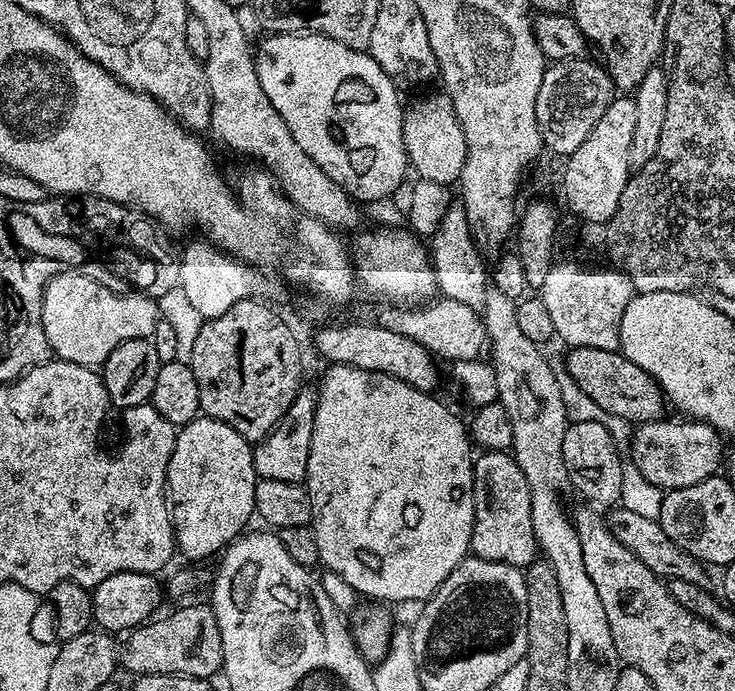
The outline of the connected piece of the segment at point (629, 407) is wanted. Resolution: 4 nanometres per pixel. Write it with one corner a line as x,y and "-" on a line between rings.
582,346
569,347
566,353
568,357
564,356
562,361
570,378
582,391
592,396
594,402
606,413
629,420
636,426
661,419
665,415
664,389
649,372
642,370
642,366
630,362
630,358
626,358
623,352

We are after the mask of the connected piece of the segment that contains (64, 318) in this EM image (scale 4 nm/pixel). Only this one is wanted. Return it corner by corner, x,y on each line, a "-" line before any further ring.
76,270
61,272
60,275
52,277
44,286
44,301
42,302
42,324
46,330
48,347
59,359
66,362
78,362
89,366
100,366
106,358
122,342
127,340
143,340
151,337
155,330
157,321
161,319
160,309
157,301
150,298
148,294
132,294
136,296
119,296
111,292
101,281
91,275
79,276

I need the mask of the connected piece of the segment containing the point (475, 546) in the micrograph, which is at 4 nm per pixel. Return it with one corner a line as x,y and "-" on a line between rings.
481,451
472,466
474,478
474,530
471,555
490,562
506,562
521,570
537,559
534,522
530,520
530,486
518,466
516,457
508,452

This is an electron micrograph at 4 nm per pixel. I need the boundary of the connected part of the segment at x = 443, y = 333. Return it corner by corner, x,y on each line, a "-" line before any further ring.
441,297
427,305
424,310
406,310
404,306
395,306
390,302
382,302
378,304
374,322
383,329
393,331
394,334
405,335
408,338
414,338
416,342
422,345
425,349
436,355
439,359
446,358
448,362
458,360
477,360
482,355
487,353
489,349
488,332
485,329
483,317
474,309
465,304
461,304
454,299

